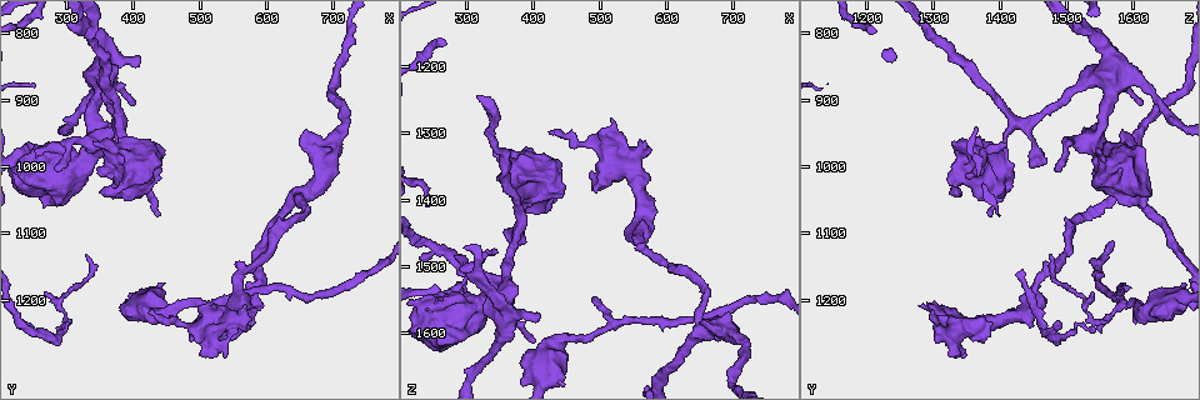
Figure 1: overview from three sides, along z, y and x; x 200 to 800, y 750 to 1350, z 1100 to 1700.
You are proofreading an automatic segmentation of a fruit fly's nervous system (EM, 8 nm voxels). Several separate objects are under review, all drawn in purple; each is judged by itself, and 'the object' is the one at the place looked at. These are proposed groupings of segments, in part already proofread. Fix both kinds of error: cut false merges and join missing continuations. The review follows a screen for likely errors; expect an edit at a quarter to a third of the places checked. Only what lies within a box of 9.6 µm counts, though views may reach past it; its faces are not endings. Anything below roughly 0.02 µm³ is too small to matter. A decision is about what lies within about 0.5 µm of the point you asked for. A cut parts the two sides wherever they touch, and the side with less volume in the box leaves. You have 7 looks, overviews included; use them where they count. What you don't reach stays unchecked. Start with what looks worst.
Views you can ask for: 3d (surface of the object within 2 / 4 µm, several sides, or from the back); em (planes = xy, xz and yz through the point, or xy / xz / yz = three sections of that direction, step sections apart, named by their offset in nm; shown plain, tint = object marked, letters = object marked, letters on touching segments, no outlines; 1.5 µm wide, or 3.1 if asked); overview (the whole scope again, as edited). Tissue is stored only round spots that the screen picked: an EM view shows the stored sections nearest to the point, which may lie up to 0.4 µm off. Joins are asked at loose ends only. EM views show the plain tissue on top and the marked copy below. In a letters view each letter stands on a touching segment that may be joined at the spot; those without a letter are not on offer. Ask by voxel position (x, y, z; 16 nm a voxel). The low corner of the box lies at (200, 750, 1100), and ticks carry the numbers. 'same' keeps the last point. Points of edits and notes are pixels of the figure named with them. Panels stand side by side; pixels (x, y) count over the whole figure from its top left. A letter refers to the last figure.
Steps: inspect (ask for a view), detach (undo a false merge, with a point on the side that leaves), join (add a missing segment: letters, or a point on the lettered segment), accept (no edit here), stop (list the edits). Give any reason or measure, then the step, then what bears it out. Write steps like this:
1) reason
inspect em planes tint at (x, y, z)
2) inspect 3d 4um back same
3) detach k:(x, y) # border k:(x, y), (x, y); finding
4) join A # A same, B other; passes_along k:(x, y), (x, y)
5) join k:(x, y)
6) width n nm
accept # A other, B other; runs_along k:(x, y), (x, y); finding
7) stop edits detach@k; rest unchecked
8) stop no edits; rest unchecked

stops while still wide
inspect 3d 2um at (340, 960, 1330)

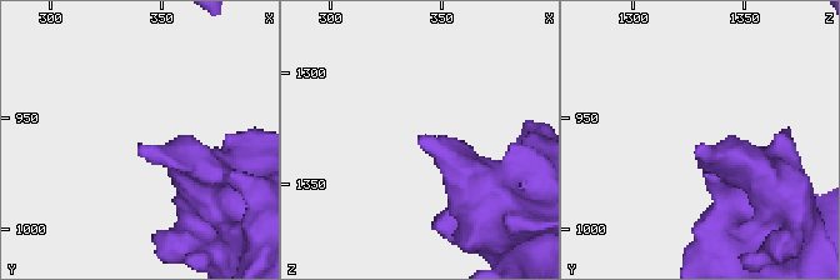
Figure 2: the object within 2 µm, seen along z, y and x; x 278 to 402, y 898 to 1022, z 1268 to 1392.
inspect em planes letters at (340, 965, 1330)

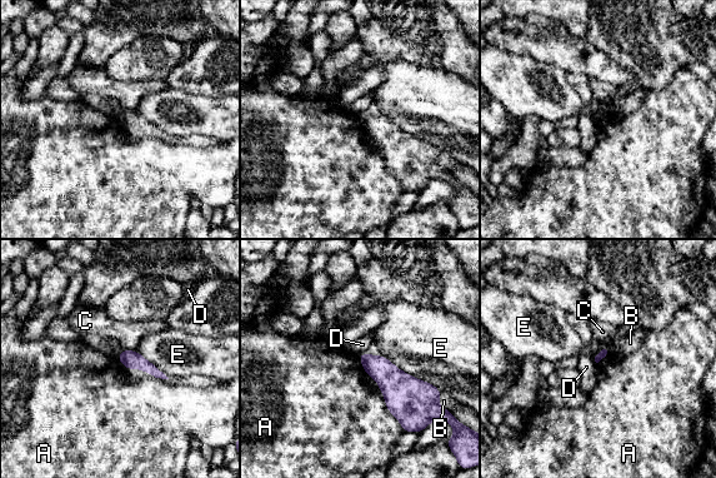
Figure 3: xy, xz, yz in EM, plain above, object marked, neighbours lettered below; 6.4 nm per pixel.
accept # A other, B other, C other, D other, E other; none of them fits

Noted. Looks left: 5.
an open end
inspect em planes letters at (500, 1280, 1335)

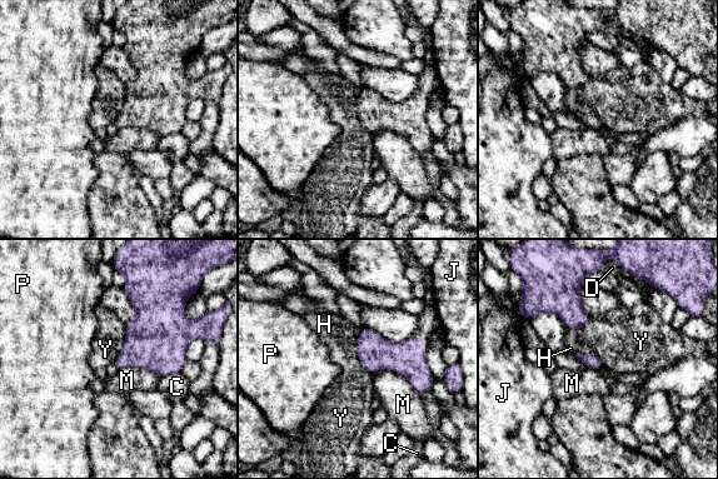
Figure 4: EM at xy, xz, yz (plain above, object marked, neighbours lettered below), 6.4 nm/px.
accept # C other, D other, H other, J other, M other, P other, Y other; border 4:(125, 324), (123, 348), (113, 363); none of them fits

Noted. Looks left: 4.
thick end
inspect em xy step 8 letters at (385, 1225, 1640)

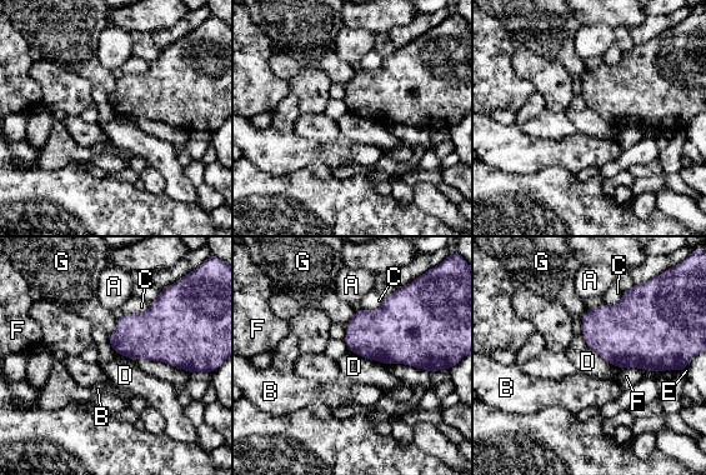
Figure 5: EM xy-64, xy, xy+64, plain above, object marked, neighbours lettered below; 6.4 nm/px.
accept # A other, B other, C other, D other, E other, F other, G other; border 5:(349, 350), (381, 361), (385, 365); none of them fits

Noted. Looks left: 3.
stop no edits; rest unchecked

